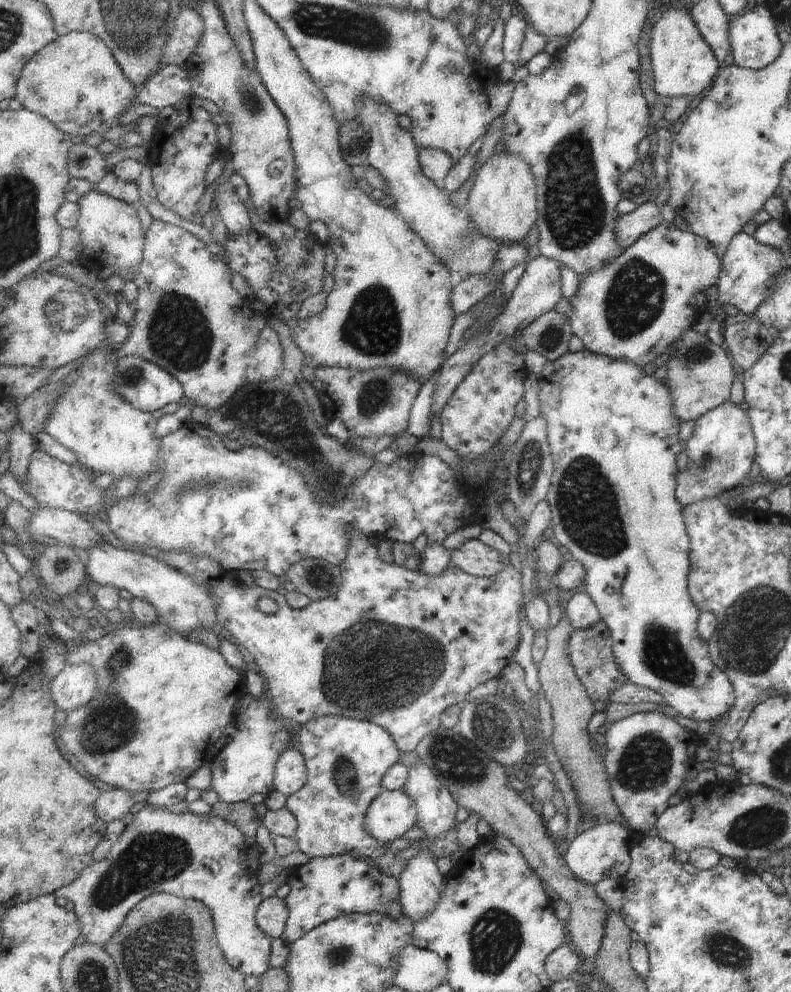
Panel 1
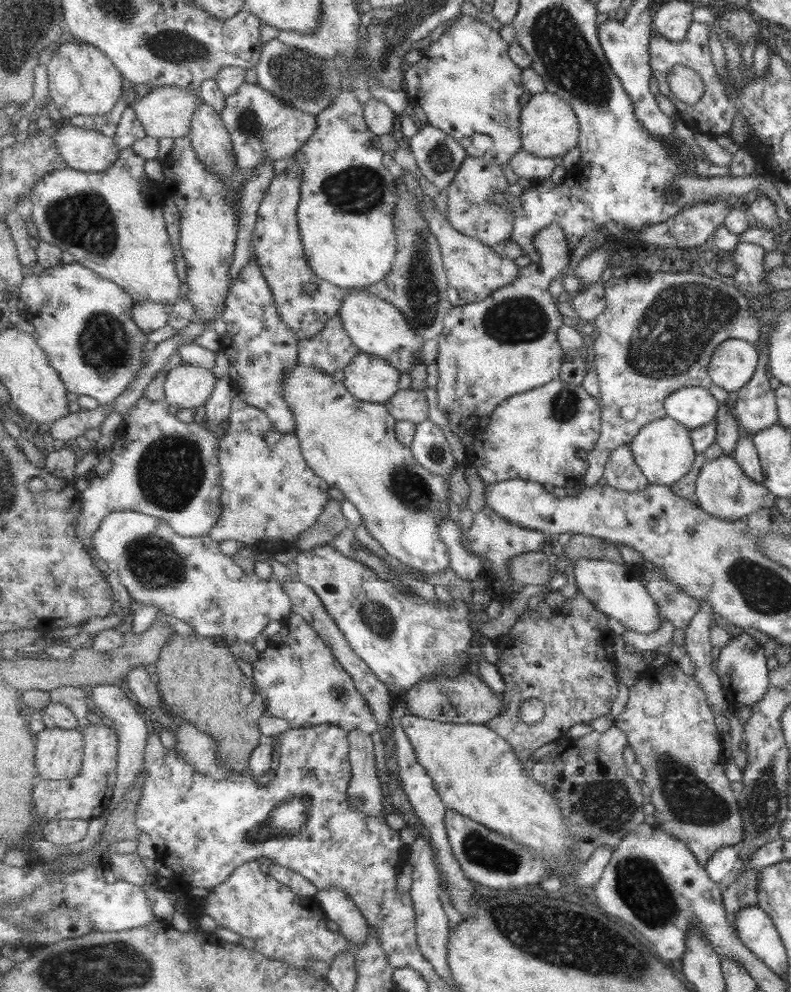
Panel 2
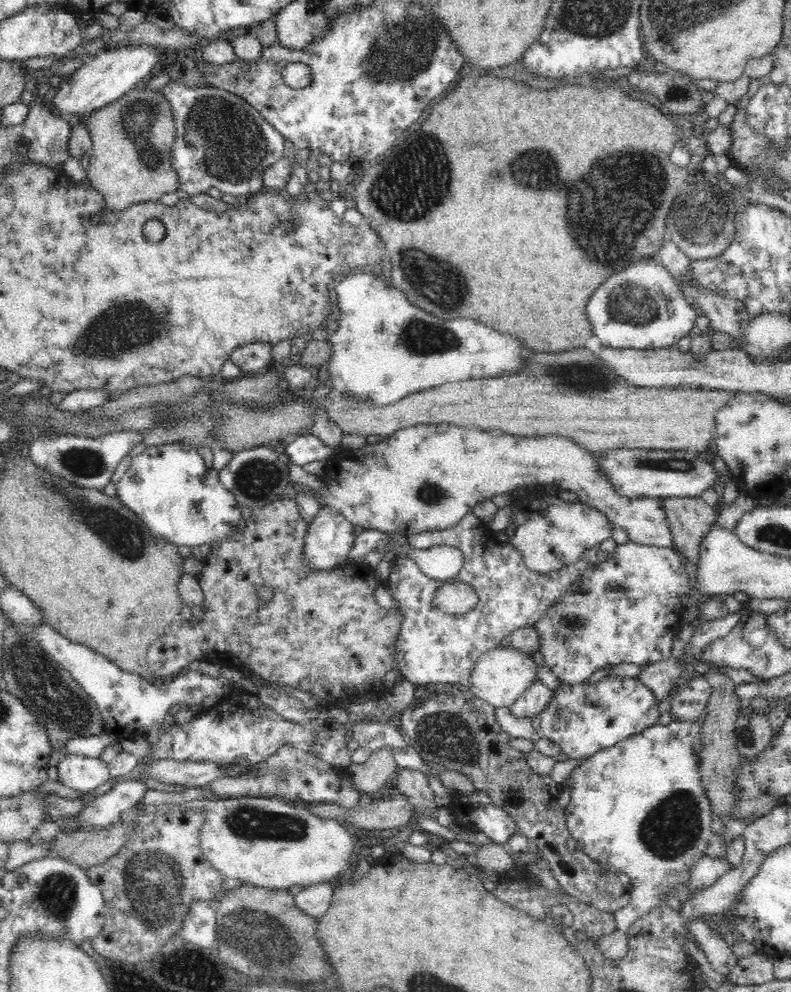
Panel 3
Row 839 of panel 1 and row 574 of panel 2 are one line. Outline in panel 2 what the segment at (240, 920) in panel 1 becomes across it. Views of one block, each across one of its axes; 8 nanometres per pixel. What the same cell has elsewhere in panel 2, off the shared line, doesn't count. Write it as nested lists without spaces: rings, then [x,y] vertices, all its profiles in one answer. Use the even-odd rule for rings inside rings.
[[[119,511],[112,512],[107,515],[101,526],[98,527],[95,532],[95,538],[93,538],[93,548],[95,548],[99,557],[101,557],[113,570],[119,572],[121,583],[128,589],[130,596],[137,605],[152,605],[158,609],[158,615],[168,615],[175,618],[181,618],[187,624],[190,624],[197,631],[198,636],[219,636],[225,643],[225,646],[229,648],[230,652],[236,657],[241,657],[245,661],[254,663],[259,660],[260,653],[255,650],[255,642],[258,636],[267,628],[267,625],[271,622],[281,621],[292,614],[292,603],[290,597],[285,593],[282,588],[282,584],[279,584],[276,580],[262,580],[255,571],[247,570],[242,564],[239,564],[235,560],[234,556],[226,555],[221,552],[219,542],[215,542],[210,535],[207,536],[183,536],[179,534],[166,520],[160,519],[156,516],[148,515],[147,513],[135,512],[135,511]]]

